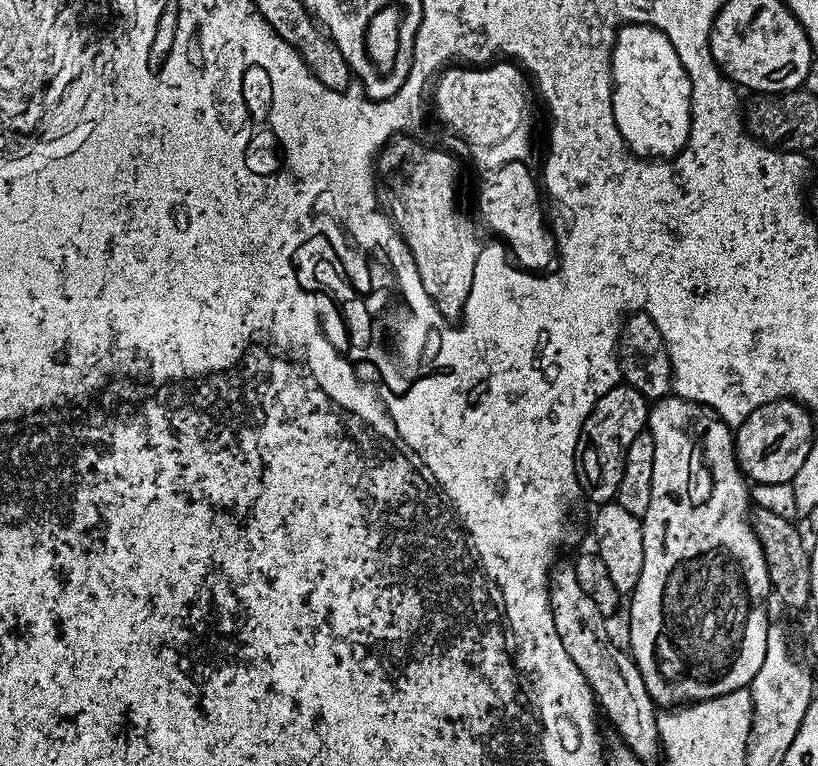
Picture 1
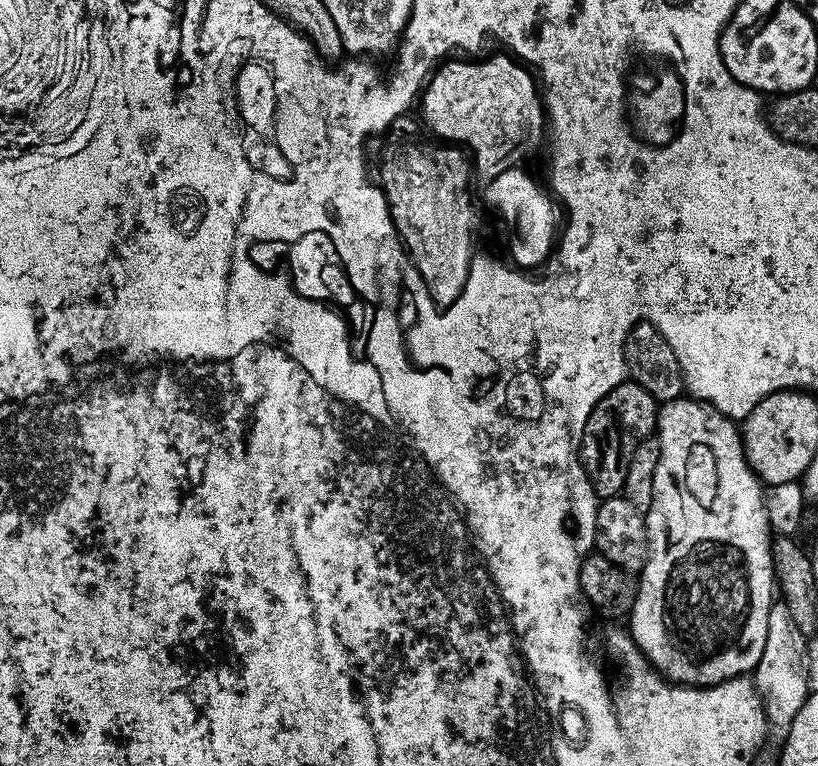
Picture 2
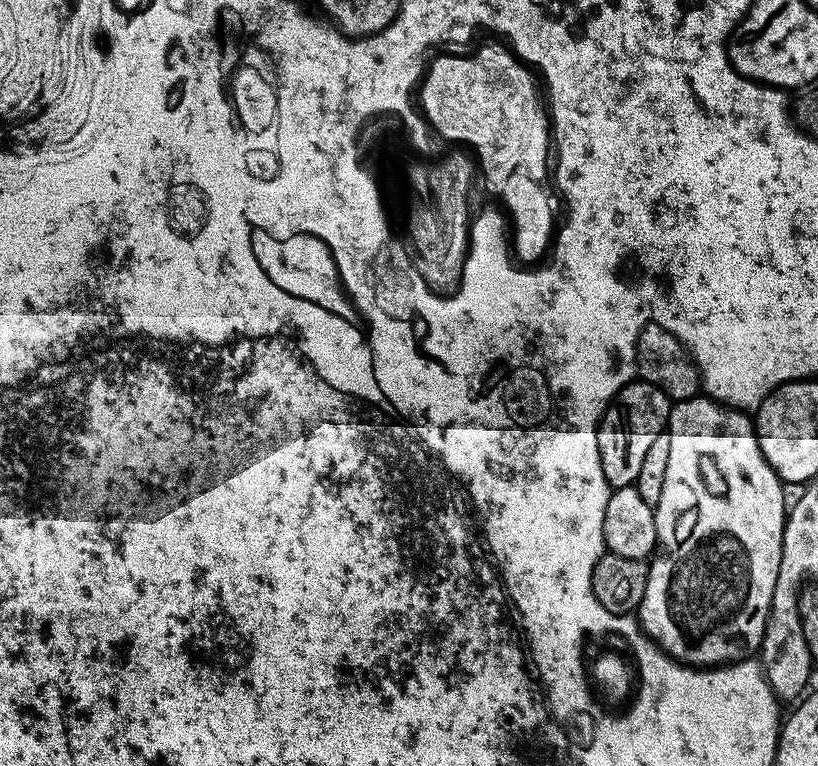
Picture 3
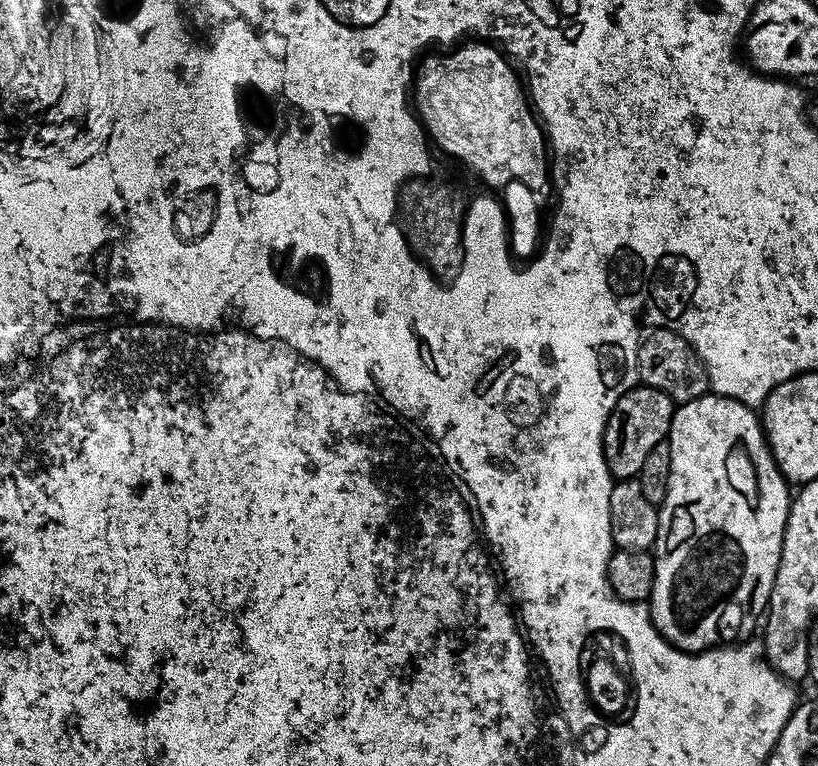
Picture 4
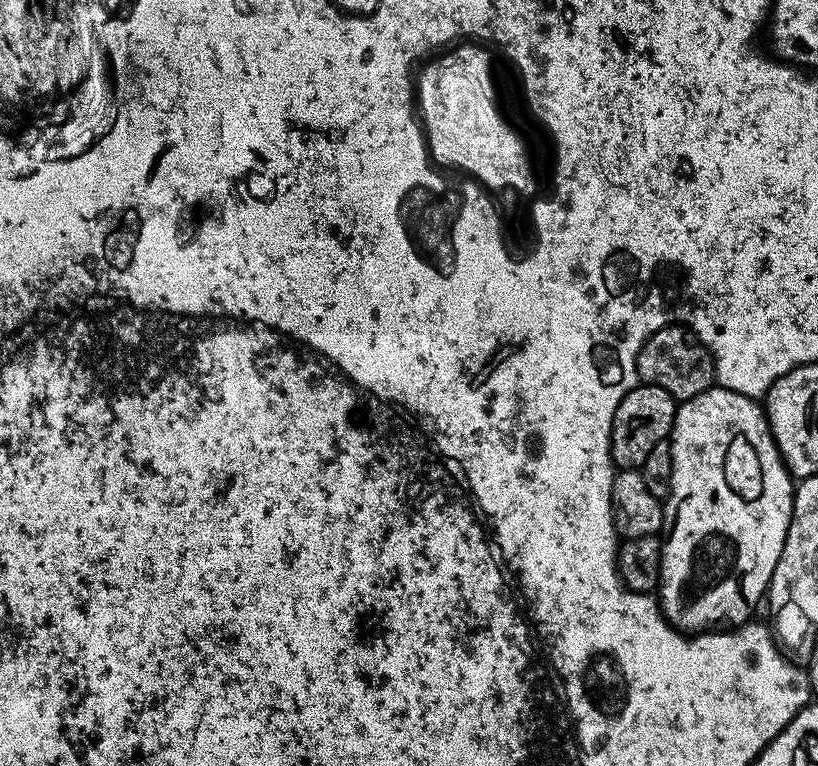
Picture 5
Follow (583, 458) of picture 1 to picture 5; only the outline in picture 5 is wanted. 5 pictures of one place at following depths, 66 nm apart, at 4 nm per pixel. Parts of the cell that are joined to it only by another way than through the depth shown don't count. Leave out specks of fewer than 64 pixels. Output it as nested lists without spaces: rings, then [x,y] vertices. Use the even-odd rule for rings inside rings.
[[[643,382],[637,383],[620,400],[618,410],[612,423],[612,462],[617,469],[643,469],[650,450],[658,446],[658,442],[668,440],[672,434],[672,423],[676,417],[678,402],[662,386],[654,386]]]

